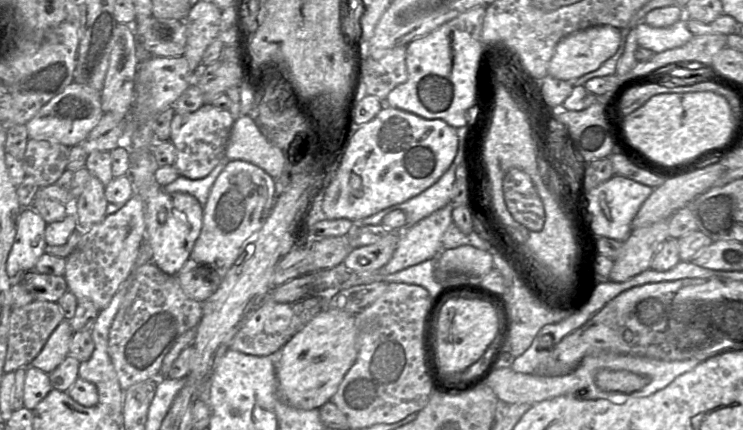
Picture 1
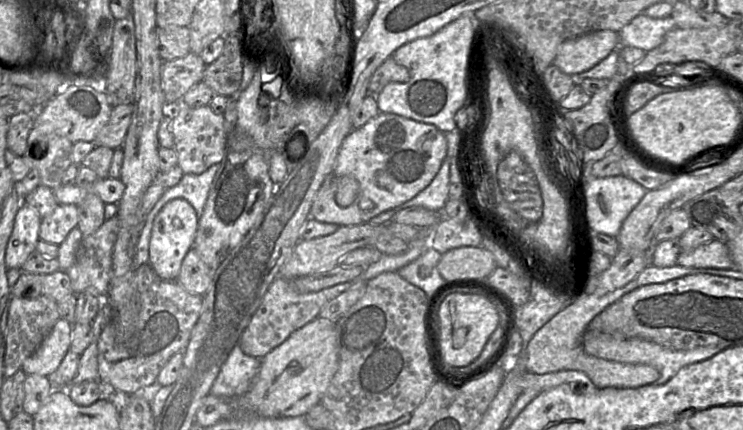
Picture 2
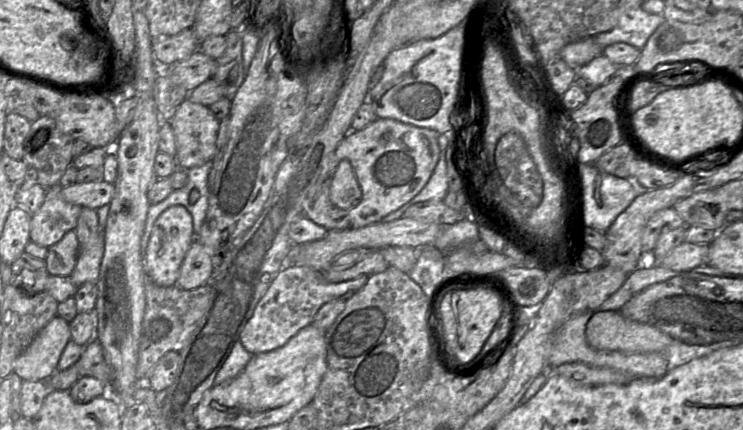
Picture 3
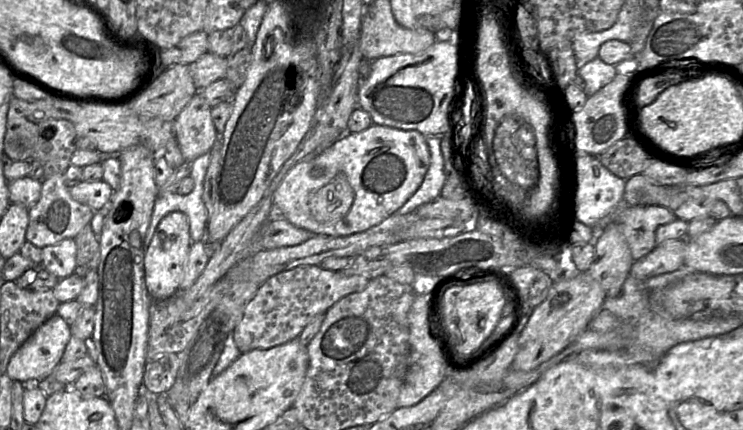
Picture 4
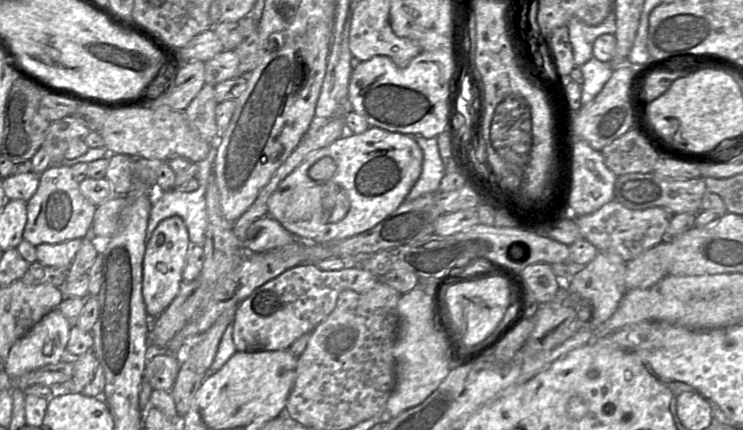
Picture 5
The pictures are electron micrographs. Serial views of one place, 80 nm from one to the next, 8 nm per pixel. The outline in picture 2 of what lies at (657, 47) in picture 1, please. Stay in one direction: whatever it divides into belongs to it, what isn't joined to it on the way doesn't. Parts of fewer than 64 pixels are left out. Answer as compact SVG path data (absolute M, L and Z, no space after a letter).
M641 13L618 32L620 46L632 46L650 51L659 46L665 34L675 27L676 23L671 16L651 18Z

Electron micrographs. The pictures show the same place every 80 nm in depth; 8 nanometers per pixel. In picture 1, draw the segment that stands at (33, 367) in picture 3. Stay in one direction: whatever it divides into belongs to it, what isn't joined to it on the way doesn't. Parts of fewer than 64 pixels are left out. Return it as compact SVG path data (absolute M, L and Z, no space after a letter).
M64 319L51 333L41 352L31 362L31 366L50 374L69 354L73 333L69 320Z

